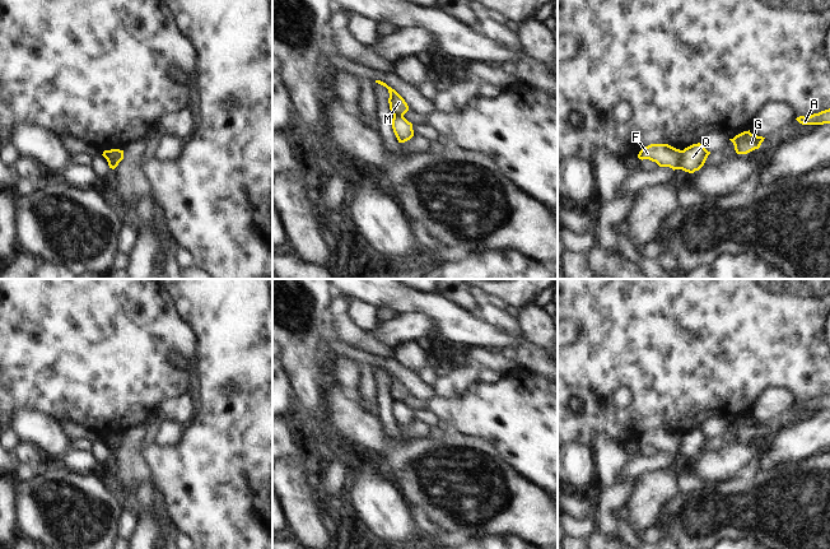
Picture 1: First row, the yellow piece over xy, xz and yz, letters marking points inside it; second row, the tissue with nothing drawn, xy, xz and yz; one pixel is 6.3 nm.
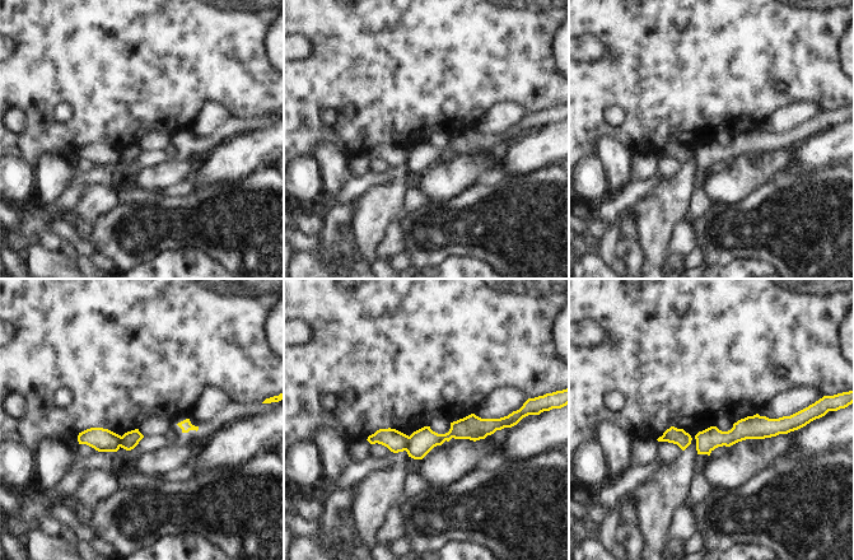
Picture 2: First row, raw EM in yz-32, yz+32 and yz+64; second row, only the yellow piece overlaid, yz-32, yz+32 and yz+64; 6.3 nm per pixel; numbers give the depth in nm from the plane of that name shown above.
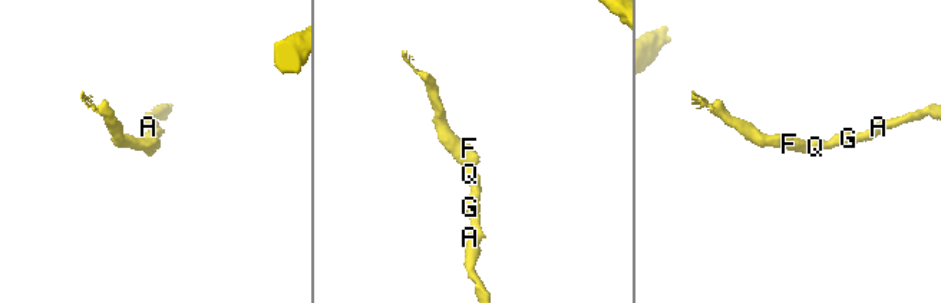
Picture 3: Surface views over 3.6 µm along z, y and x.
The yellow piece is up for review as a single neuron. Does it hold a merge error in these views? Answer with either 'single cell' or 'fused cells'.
fused cells

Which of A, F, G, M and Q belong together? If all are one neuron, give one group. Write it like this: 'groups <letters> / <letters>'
groups A G Q / F M

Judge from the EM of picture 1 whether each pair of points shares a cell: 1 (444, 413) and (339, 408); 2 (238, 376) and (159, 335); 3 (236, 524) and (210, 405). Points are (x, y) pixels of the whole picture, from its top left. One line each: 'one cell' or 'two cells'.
1: two cells
2: two cells
3: one cell

